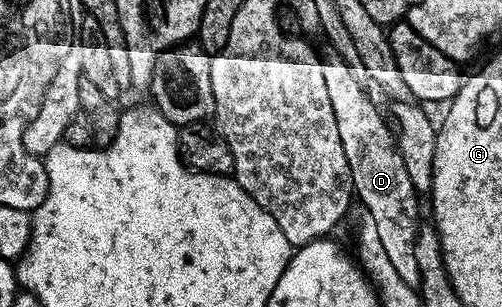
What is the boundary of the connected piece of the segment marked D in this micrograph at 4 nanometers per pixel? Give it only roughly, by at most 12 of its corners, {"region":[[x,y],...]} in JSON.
{"region":[[341,59],[323,63],[356,199],[418,287],[418,192]]}

